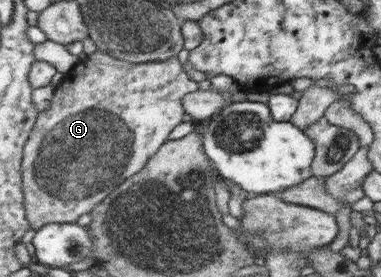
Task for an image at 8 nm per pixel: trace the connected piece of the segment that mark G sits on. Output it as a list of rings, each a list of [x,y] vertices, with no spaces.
[[[100,50],[94,51],[78,62],[74,69],[64,77],[58,84],[52,106],[39,113],[39,118],[35,124],[35,130],[32,131],[31,138],[28,139],[27,147],[23,157],[23,189],[25,190],[24,205],[27,210],[27,220],[31,222],[31,229],[41,230],[48,224],[75,223],[83,214],[92,212],[92,208],[100,207],[100,203],[106,202],[116,188],[120,190],[124,182],[128,182],[132,176],[138,175],[147,166],[152,156],[155,156],[166,144],[170,132],[184,122],[185,108],[183,106],[184,96],[188,93],[198,91],[198,81],[192,80],[186,72],[184,66],[180,64],[177,56],[168,58],[164,61],[152,61],[142,64],[134,64],[126,60],[118,60],[110,54]]]

